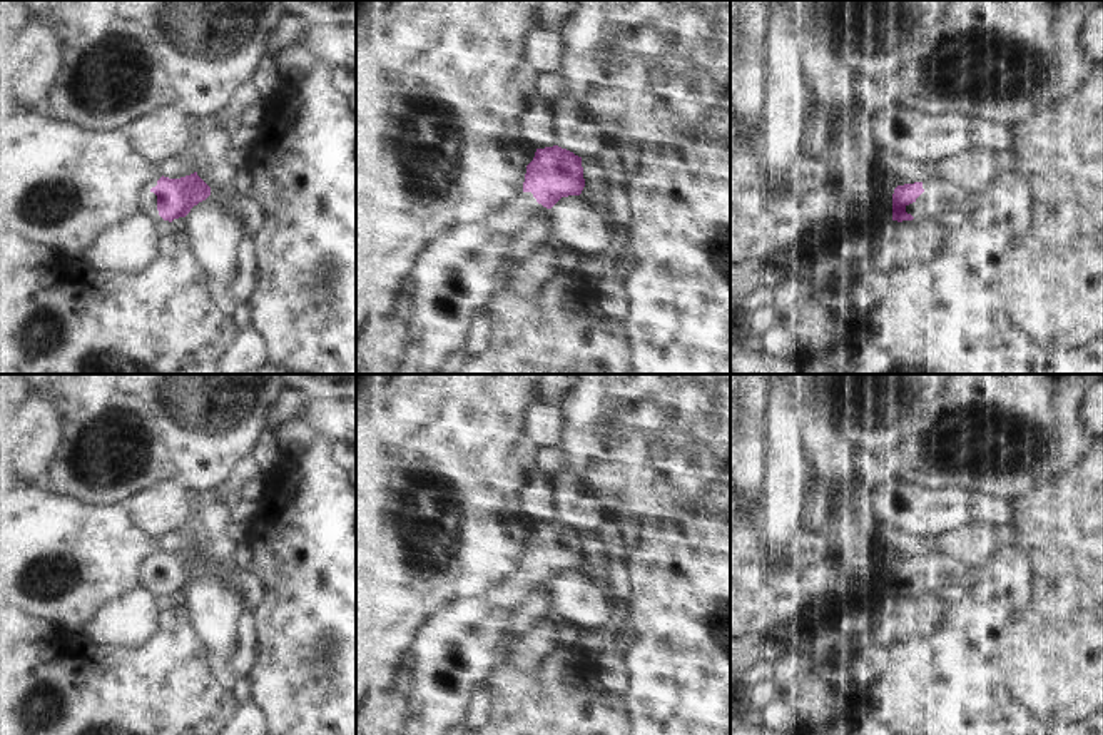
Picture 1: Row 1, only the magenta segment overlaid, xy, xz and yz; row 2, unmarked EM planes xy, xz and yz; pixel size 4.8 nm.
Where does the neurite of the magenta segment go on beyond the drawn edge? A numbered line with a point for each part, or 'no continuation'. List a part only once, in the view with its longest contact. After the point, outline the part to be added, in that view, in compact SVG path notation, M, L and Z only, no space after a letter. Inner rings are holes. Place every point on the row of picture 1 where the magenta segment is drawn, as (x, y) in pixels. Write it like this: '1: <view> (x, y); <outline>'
1: xy (147, 199); M152 180L149 185L145 185L140 192L140 210L145 212L149 217L152 217L155 222L164 220L159 215L157 210L157 195L150 190L157 185L157 180Z

